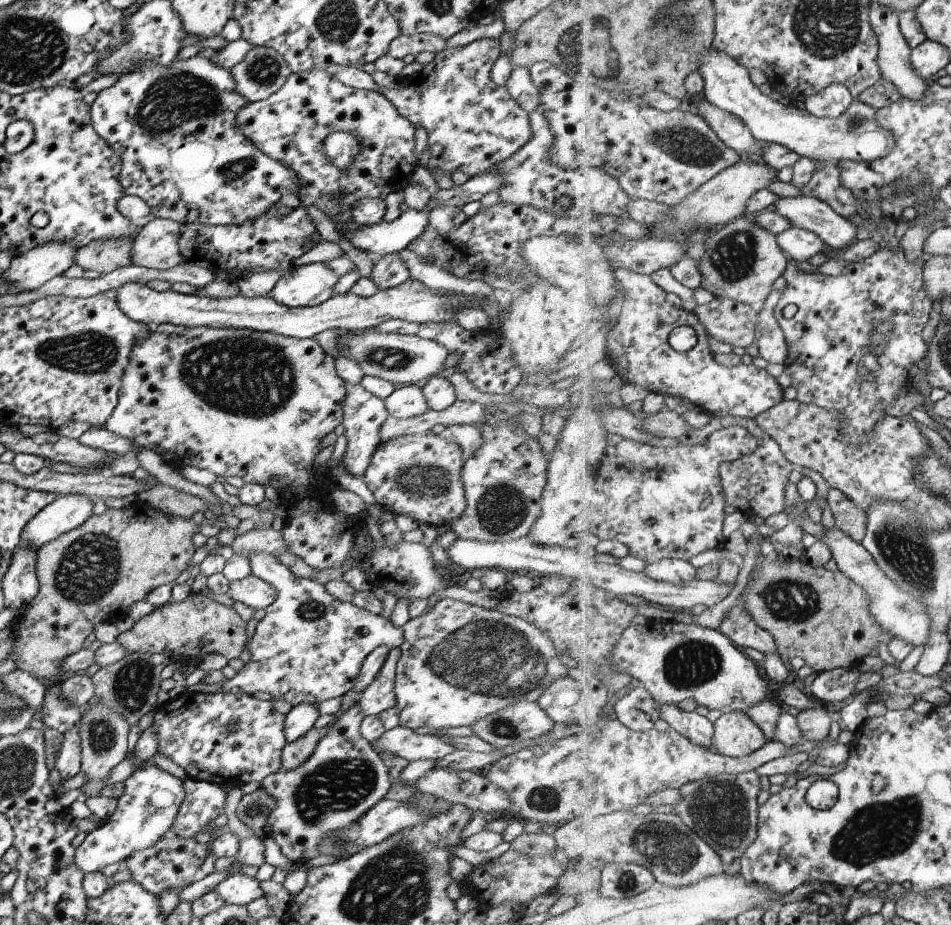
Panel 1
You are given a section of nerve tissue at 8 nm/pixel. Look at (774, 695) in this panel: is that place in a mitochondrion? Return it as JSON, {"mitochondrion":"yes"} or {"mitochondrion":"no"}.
{"mitochondrion":"no"}

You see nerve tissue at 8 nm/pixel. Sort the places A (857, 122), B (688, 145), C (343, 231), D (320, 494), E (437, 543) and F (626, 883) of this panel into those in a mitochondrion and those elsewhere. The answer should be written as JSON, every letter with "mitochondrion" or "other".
{"A":"mitochondrion","B":"mitochondrion","C":"other","D":"other","E":"other","F":"mitochondrion"}

